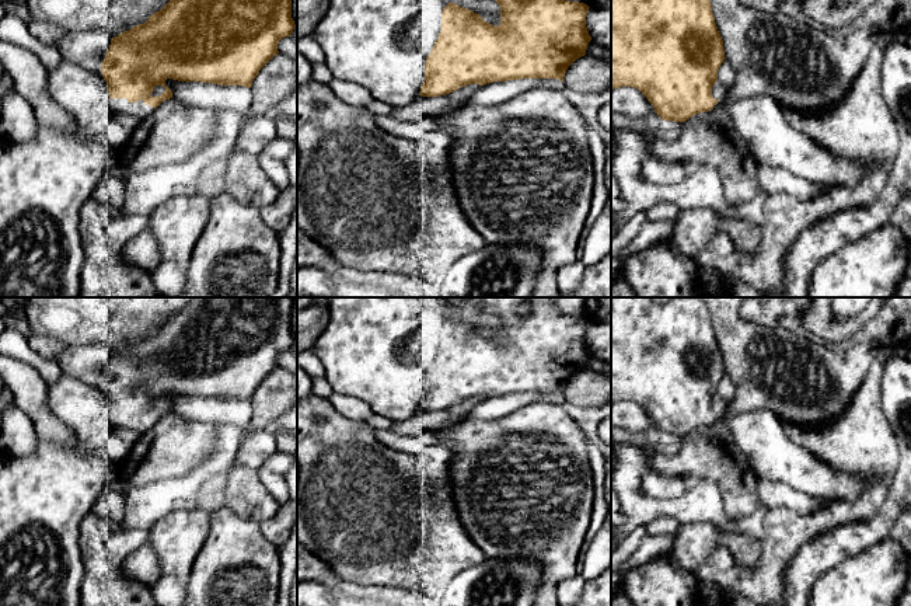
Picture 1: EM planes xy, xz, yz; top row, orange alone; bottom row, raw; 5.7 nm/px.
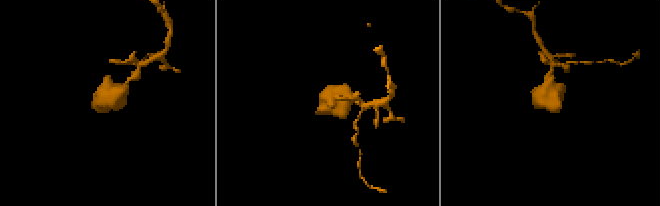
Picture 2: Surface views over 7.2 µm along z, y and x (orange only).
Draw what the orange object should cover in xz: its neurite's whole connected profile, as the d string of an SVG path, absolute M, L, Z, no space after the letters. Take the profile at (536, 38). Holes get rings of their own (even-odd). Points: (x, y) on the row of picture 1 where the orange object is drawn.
M568 0L495 1L502 17L498 27L456 3L443 8L441 31L426 58L419 97L405 107L395 108L392 118L411 122L433 118L440 125L484 84L520 79L558 79L563 83L568 67L586 55L591 41L586 27L590 8L587 4Z

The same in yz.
M611 0L611 90L638 88L663 121L685 122L723 104L729 90L718 81L718 70L725 59L711 0Z

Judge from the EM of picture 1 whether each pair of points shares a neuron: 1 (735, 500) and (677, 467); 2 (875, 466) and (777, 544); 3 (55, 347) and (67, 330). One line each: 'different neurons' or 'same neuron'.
1: same neuron
2: same neuron
3: different neurons

